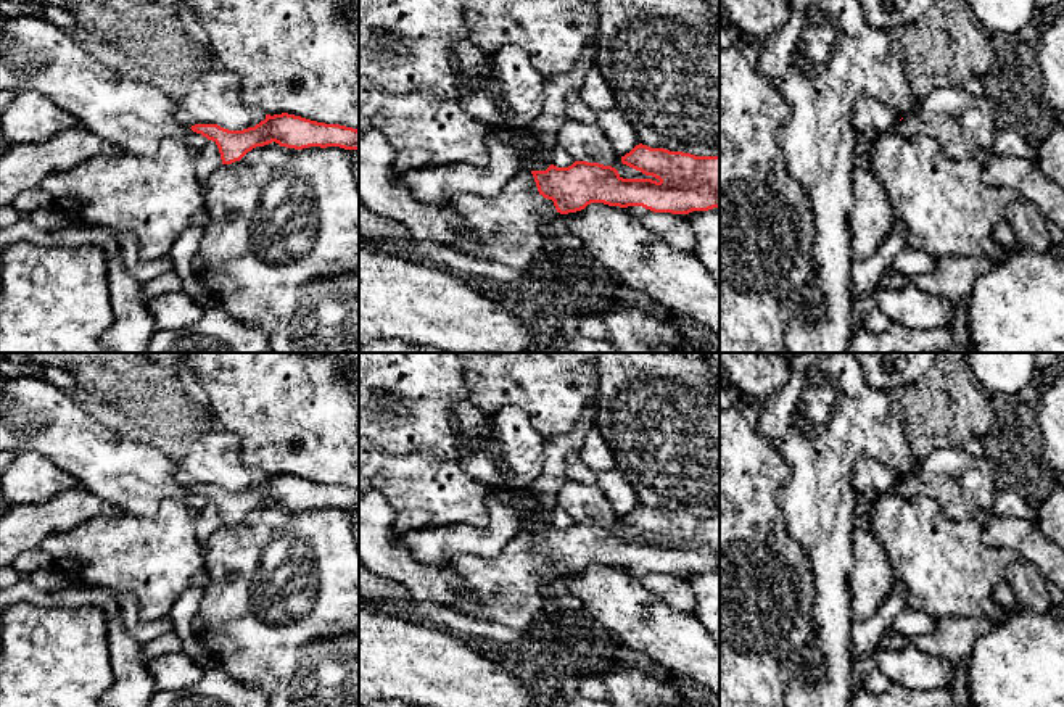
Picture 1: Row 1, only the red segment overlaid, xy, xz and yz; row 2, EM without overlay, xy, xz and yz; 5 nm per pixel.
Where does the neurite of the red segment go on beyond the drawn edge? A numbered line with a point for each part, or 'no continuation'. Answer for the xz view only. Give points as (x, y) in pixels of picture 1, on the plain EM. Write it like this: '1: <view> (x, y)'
1: xz (506, 587)

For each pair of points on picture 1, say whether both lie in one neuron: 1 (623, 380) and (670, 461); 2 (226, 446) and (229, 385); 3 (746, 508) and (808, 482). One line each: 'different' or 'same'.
1: same
2: different
3: different

